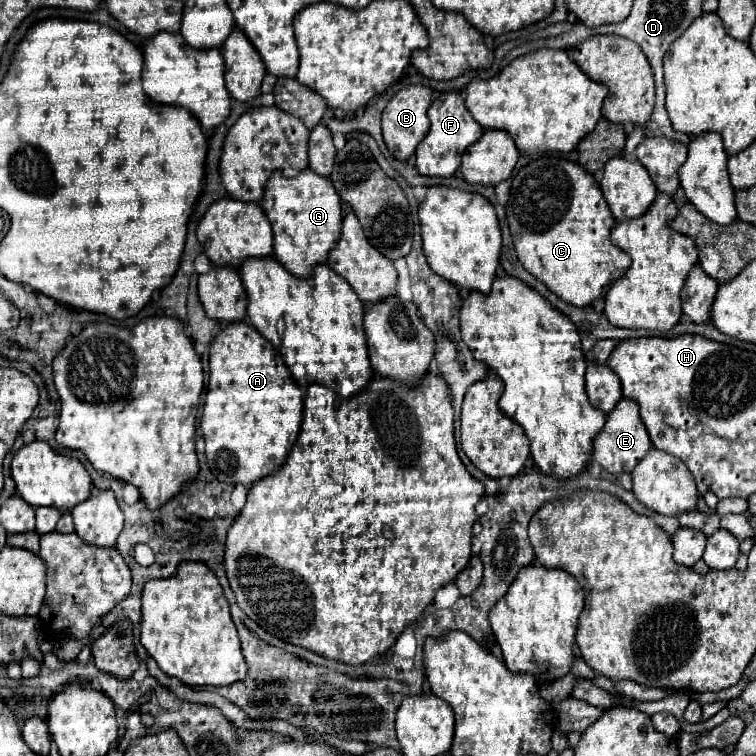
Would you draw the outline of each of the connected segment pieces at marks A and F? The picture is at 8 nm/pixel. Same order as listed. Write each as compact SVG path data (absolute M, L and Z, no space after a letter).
M227 324L211 342L209 350L209 386L201 416L201 430L207 442L207 464L213 476L229 484L245 484L247 488L259 478L275 472L287 458L287 452L297 440L303 418L303 392L291 380L291 372L283 364L283 356L265 340L251 324Z
M445 92L441 94L428 109L428 118L430 122L427 136L419 142L415 150L415 166L419 174L425 176L443 176L449 178L461 164L461 154L481 138L483 128L475 122L475 118L469 114L463 102L461 92Z

